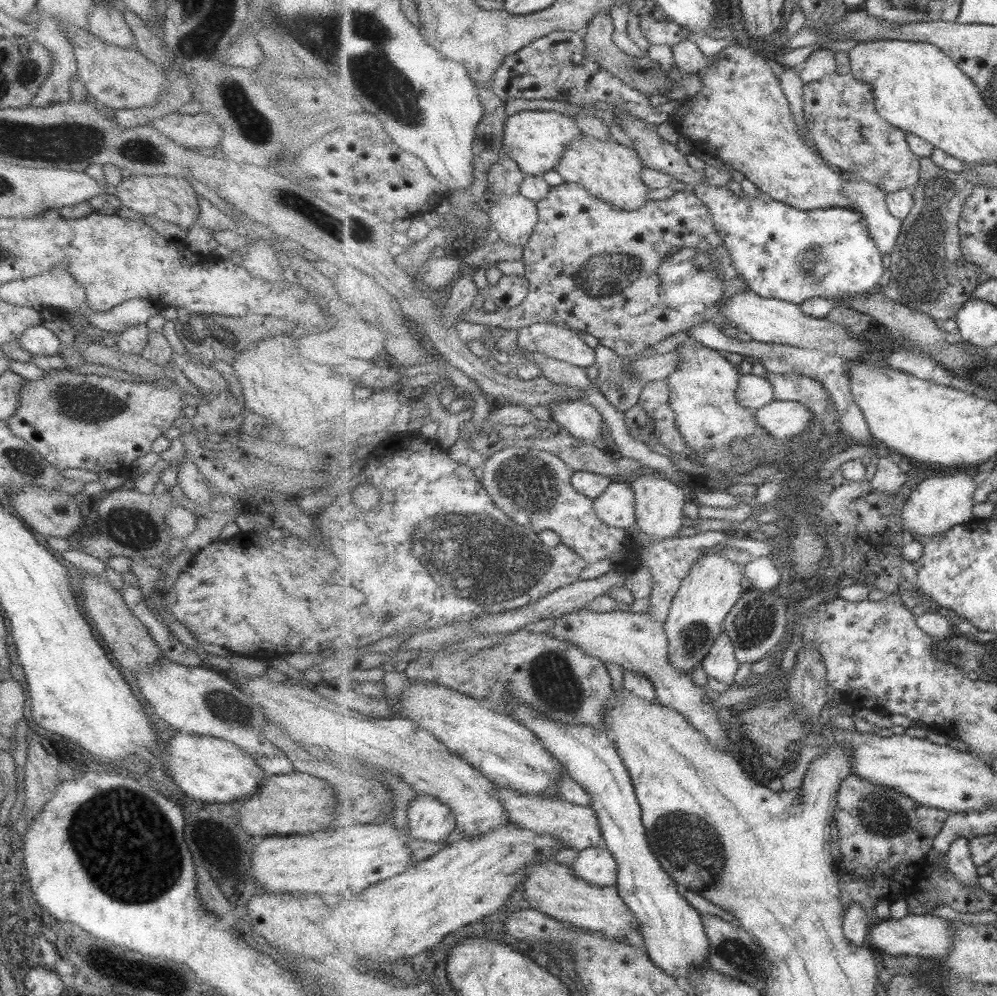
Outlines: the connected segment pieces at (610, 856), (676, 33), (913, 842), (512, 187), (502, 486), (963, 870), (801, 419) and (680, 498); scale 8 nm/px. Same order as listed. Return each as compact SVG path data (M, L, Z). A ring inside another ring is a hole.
M589 847L579 851L572 867L577 876L588 884L597 887L617 885L619 865L616 857L607 847Z
M641 12L638 18L643 34L651 44L666 44L673 48L689 38L689 30L670 19L659 21L651 12Z
M851 774L845 780L845 786L840 788L834 814L841 850L834 869L841 878L841 904L845 913L852 904L861 904L869 920L877 921L877 904L881 904L881 901L893 902L914 895L917 892L915 884L930 865L926 856L933 850L933 842L949 815L949 811L919 804L894 788L871 784L868 780Z
M506 153L499 157L488 174L490 187L488 190L495 196L515 196L520 194L522 180L528 174L521 170L520 164Z
M512 446L486 460L483 484L507 516L537 533L541 542L549 548L555 548L559 543L565 544L588 564L625 552L623 538L627 546L628 530L609 526L597 516L594 500L572 485L575 474L553 452Z
M959 837L950 844L948 857L948 869L955 876L957 882L971 886L980 884L980 877L977 876L977 865L972 859L970 839Z
M792 401L771 402L756 414L757 423L778 441L796 437L796 434L807 430L810 421L815 418L815 414L805 405Z
M652 471L638 476L631 485L636 492L636 526L640 531L657 541L675 538L676 535L679 537L679 530L685 520L683 506L690 497L690 491L684 485L670 482L662 474Z

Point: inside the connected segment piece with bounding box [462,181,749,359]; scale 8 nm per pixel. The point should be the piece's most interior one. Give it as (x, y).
(630, 279)

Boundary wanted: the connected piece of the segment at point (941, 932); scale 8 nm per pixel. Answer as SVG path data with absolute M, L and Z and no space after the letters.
M907 915L899 920L882 920L871 928L868 945L881 954L942 958L951 953L952 922L930 915Z

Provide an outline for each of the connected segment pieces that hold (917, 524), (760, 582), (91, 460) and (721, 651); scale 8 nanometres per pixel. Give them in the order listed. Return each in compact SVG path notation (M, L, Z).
M963 471L925 479L912 491L903 511L904 530L914 536L937 536L951 528L974 521L975 495L981 483Z
M761 556L751 559L743 568L750 581L749 590L776 590L781 582L781 570L778 559L773 556Z
M69 368L55 369L44 371L42 376L36 380L25 379L22 382L17 410L5 422L7 427L9 427L9 433L11 435L24 440L29 446L32 446L51 467L57 470L79 469L97 474L102 471L121 470L121 468L125 470L126 467L130 469L134 460L149 453L152 442L166 431L165 428L171 427L173 421L180 416L180 411L185 407L185 404L182 402L183 398L189 398L189 396L186 396L174 385L155 382L153 385L145 385L143 383L119 381L116 377L98 376L97 374L79 374L75 369L72 371L69 371Z
M724 630L702 666L711 678L731 686L736 685L735 674L739 672L740 664L736 657L736 645Z

